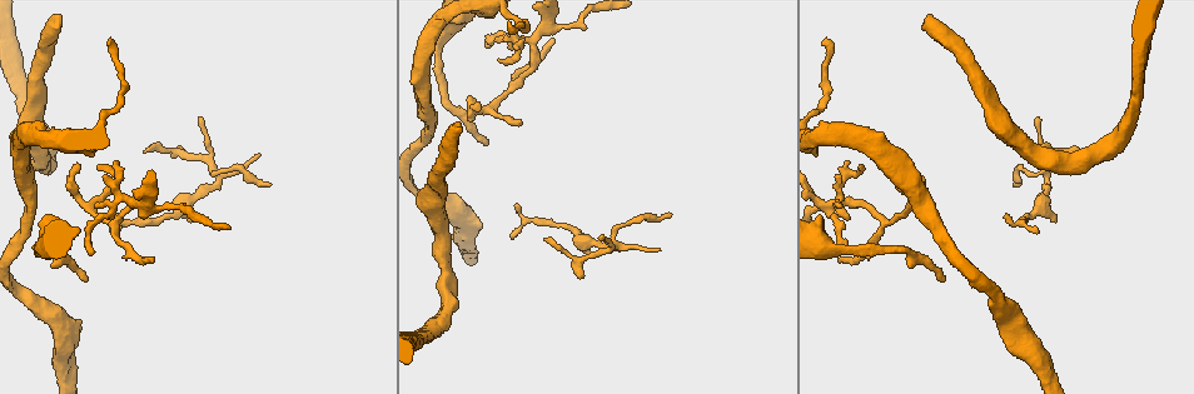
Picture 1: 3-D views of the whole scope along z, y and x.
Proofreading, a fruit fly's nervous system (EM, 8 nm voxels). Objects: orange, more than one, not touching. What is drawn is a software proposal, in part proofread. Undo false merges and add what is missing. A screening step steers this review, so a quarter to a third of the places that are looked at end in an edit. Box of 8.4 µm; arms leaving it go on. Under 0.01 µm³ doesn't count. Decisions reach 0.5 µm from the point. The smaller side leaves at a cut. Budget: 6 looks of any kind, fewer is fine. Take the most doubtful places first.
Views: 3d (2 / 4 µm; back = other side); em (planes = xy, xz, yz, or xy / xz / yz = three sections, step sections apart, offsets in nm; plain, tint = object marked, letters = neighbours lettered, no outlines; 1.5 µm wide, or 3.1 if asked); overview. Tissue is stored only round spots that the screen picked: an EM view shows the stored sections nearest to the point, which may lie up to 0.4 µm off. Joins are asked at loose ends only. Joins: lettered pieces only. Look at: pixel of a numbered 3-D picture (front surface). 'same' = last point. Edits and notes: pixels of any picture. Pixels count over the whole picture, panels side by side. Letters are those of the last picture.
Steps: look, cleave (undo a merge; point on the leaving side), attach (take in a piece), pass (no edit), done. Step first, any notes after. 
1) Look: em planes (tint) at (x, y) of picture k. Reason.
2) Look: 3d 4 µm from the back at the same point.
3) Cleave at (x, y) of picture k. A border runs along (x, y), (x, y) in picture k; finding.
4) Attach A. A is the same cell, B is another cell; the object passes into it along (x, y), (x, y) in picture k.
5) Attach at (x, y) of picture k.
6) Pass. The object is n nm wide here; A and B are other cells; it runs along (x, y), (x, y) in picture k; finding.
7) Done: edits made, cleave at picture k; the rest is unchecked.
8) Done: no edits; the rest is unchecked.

Look: em planes (letters) at (131, 203) of picture 1. Narrows sharply.

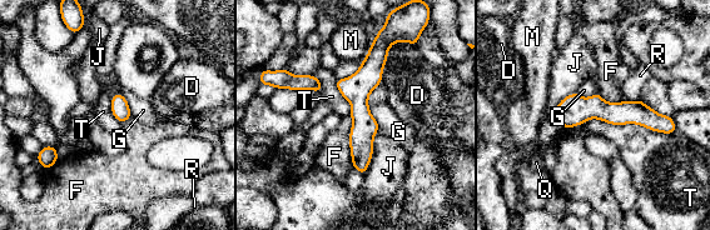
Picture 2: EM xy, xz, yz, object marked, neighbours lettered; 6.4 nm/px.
Pass. D, F, G, J, M, Q, R and T are other cells; a border runs along (585, 121), (600, 119), (676, 133) in picture 2; one neuron here.

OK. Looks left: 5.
Look: 3d 4 µm from the back at (658, 248) of picture 1. Branch stops here.

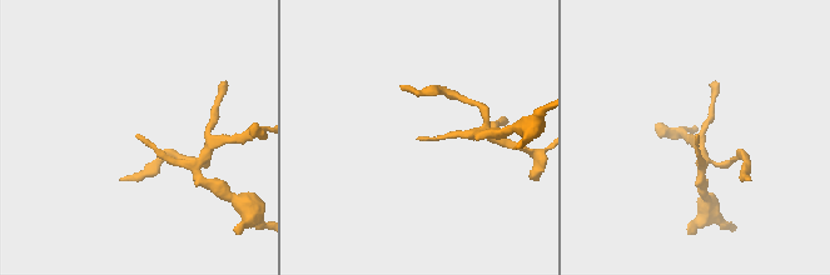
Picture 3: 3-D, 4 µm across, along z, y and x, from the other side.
Look: em planes (letters) at (698, 135) of picture 3. Now the EM.

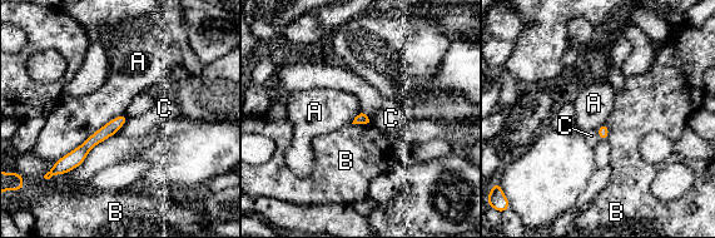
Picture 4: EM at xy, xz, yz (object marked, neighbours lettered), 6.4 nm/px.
Pass. A, B and C are other cells; a border runs along (124, 113), (112, 118), (55, 162) in picture 4; no lettered piece goes on from it.

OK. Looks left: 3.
Look: 3d 4 µm from the back at (575, 229) of picture 1. Thick turns thin.

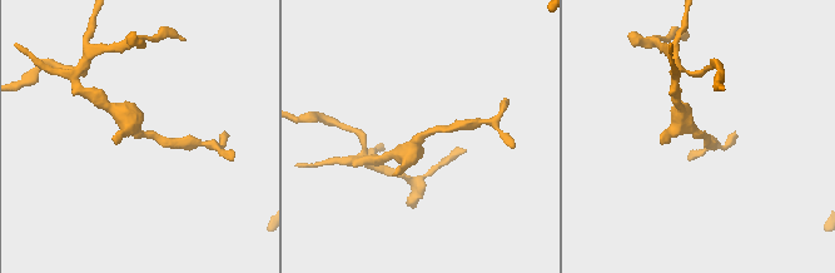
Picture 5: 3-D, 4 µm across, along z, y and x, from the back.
Look: em yz step 8 (tint) at (137, 132) of picture 5.

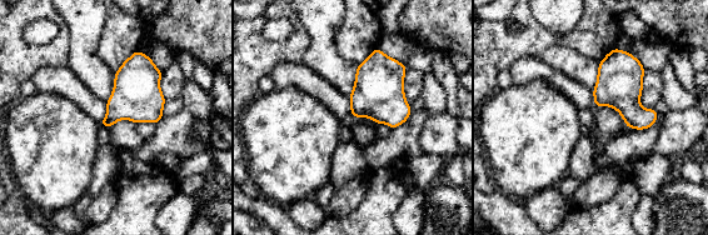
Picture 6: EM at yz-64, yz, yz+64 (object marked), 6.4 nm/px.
Look: em planes (letters) at the same point.

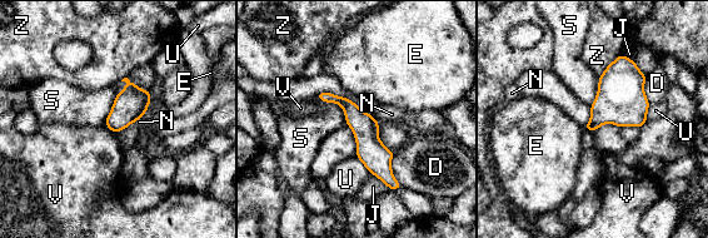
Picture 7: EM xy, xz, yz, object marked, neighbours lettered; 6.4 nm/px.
Pass. The longest contact is with S, 300 nm; D, E, J, N, S, U, V and Z are other cells; it runs along (320, 95), (353, 113), (395, 184) in picture 7; all the same neuron.

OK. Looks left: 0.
Done: no edits; the rest is unchecked.

